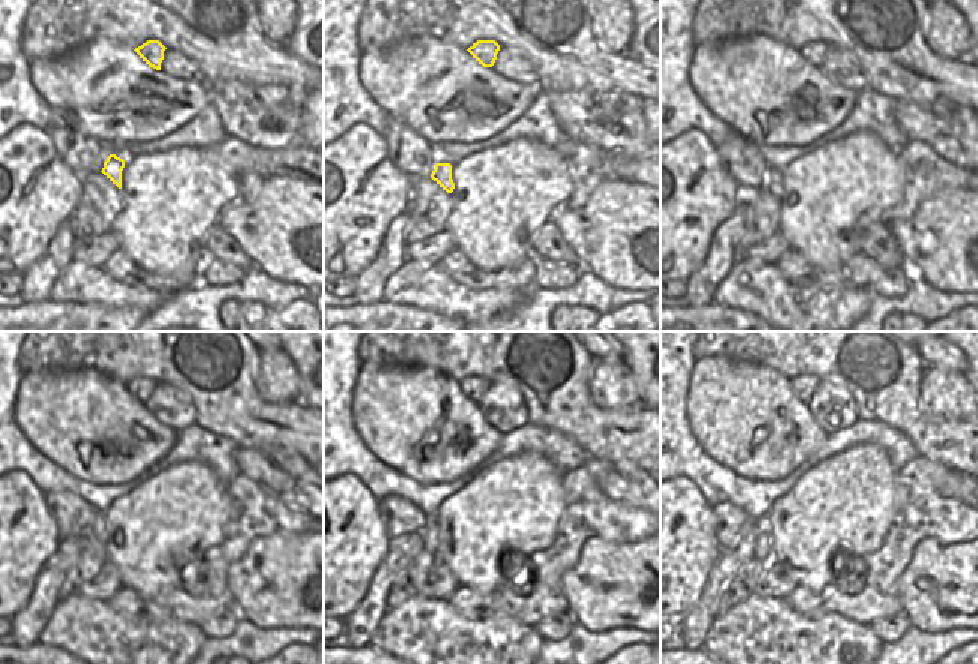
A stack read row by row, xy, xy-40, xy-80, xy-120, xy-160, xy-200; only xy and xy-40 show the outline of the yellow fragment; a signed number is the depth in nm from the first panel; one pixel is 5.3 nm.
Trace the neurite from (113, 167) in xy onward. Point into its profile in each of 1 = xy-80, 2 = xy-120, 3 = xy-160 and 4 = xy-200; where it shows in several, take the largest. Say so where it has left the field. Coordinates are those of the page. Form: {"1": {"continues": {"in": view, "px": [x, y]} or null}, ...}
{"1": {"continues": {"in": "xy-80", "px": [773, 176]}}, "2": {"continues": {"in": "xy-120", "px": [99, 529]}}, "3": {"continues": {"in": "xy-160", "px": [428, 535]}}, "4": {"continues": {"in": "xy-200", "px": [764, 544]}}}

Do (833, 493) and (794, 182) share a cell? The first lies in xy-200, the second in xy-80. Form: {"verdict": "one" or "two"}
{"verdict": "one"}

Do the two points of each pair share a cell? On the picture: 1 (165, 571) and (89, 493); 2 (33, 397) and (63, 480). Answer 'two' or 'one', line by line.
1: two
2: two

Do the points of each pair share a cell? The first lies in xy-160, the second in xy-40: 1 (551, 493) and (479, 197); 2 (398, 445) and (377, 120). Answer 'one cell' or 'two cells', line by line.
1: one cell
2: two cells

